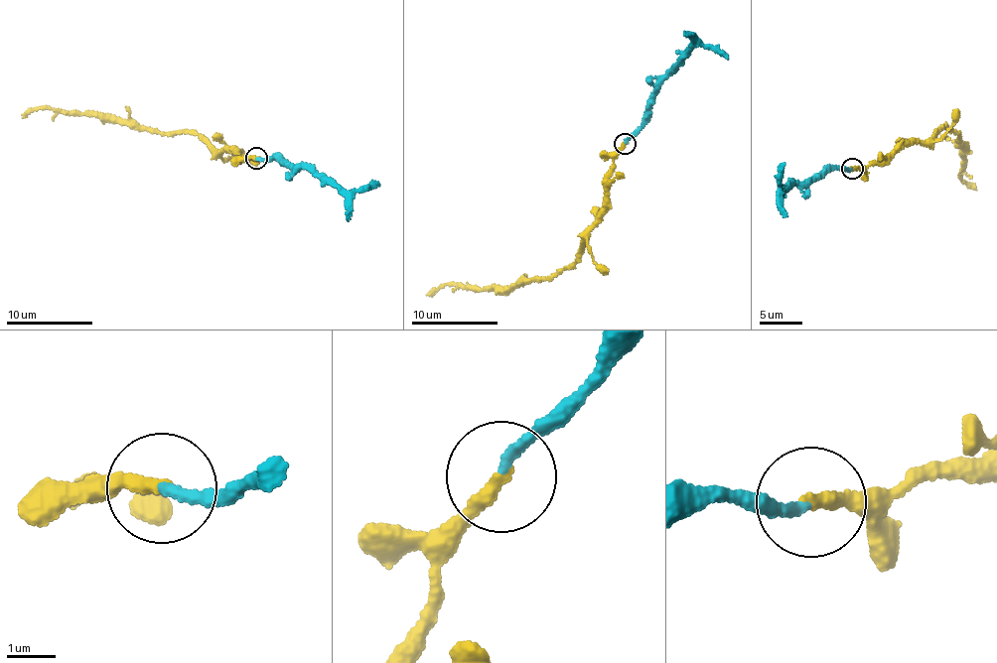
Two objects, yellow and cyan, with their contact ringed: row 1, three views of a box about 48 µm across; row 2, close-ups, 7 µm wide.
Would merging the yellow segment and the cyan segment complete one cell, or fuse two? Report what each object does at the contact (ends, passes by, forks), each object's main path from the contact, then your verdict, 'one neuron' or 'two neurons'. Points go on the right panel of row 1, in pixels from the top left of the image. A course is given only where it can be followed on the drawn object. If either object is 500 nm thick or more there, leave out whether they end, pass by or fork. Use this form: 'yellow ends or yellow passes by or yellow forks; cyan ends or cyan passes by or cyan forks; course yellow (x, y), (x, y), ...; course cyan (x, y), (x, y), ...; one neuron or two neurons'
yellow ends; cyan ends; course yellow (851, 168), (883, 160), (894, 149), (926, 140), (942, 127), (960, 138), (966, 161), (960, 178), (976, 190); course cyan (851, 168), (841, 167), (802, 183), (794, 182), (779, 191), (779, 180), (784, 163); one neuron

